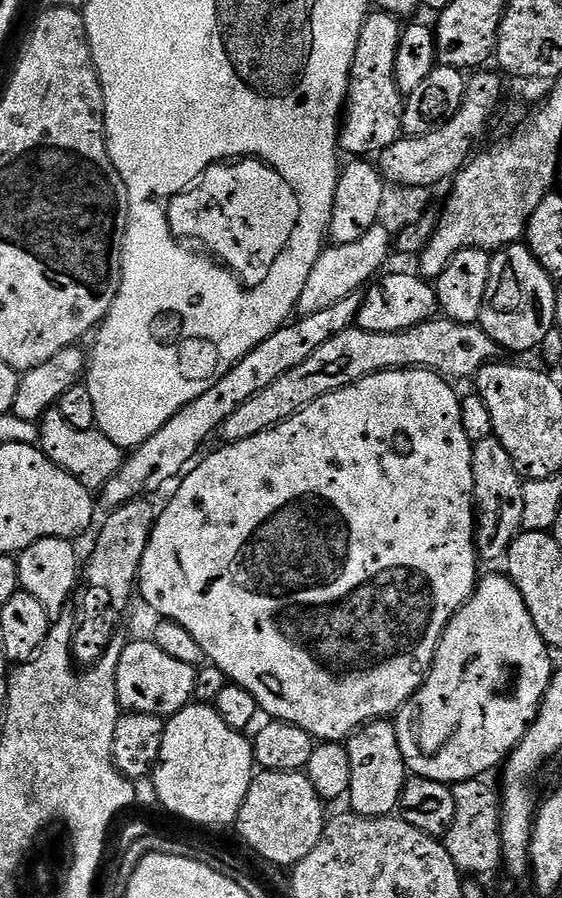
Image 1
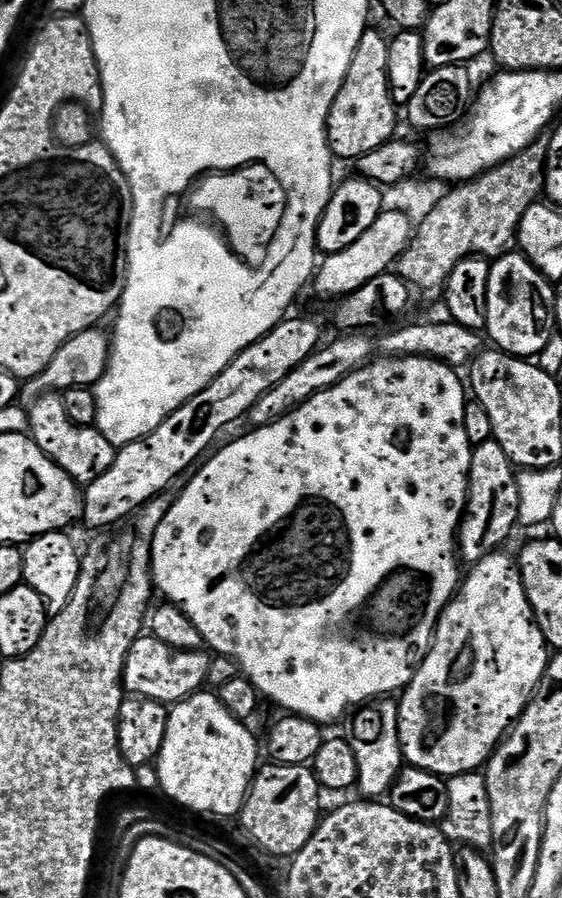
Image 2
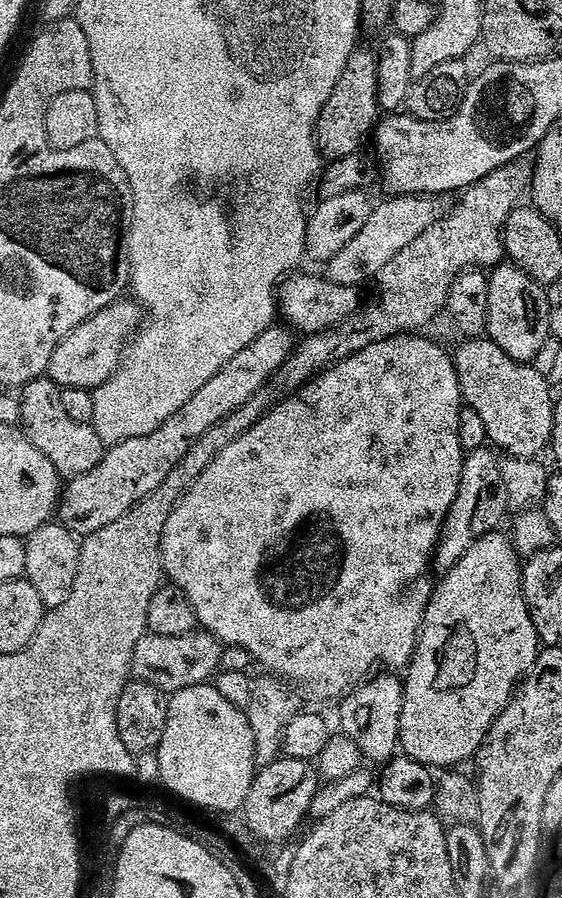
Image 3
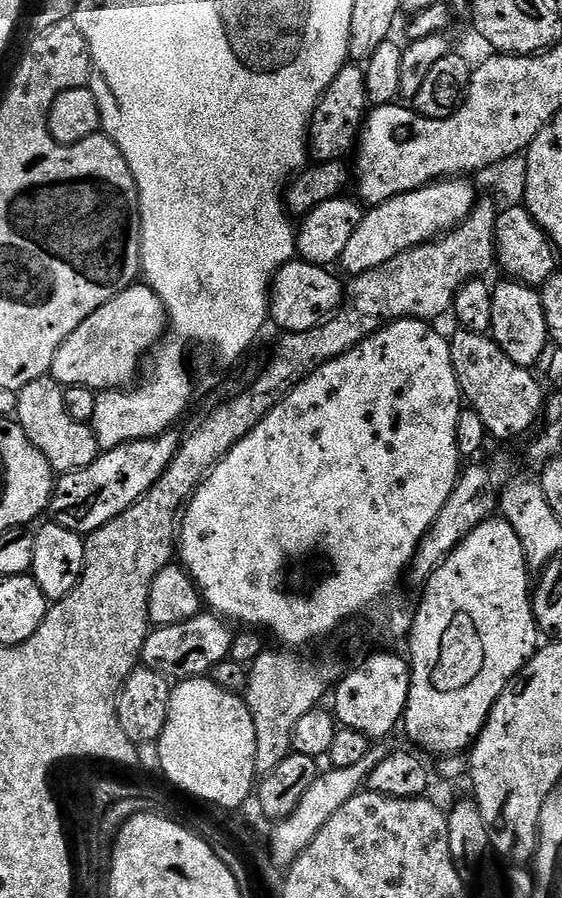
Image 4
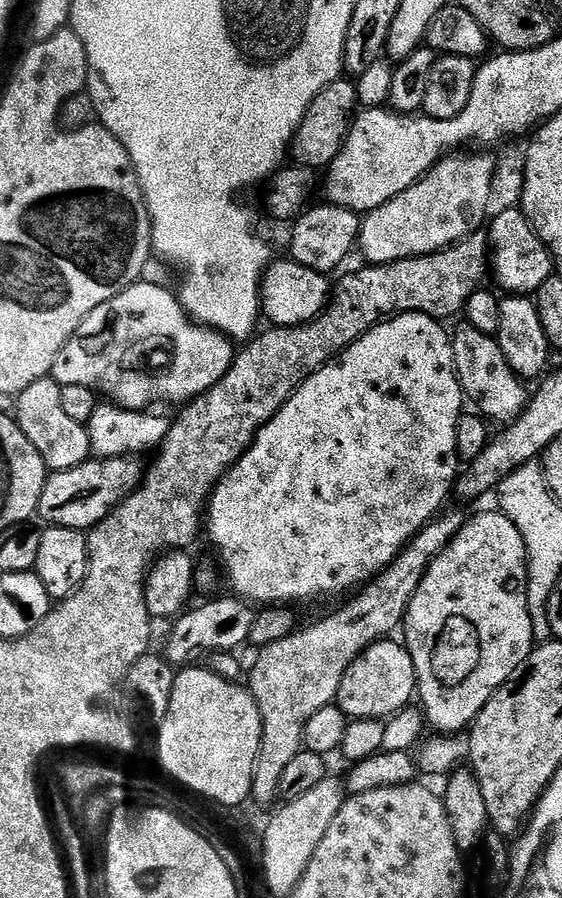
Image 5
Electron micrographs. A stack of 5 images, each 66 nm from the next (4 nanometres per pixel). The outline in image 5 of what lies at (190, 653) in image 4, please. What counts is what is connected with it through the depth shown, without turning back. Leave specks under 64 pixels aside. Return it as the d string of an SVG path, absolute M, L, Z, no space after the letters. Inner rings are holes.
M237 596L229 597L206 602L196 609L195 607L187 609L177 617L164 649L164 655L175 667L184 668L193 665L214 652L235 651L247 643L255 609Z

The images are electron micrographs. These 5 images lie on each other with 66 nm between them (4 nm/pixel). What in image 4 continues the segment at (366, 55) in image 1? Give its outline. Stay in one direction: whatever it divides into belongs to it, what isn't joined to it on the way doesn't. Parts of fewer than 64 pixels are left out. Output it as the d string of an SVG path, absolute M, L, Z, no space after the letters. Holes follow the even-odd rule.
M349 62L317 100L308 126L310 152L317 161L344 160L347 152L349 155L357 147L360 130L364 127L364 117L370 111L366 76L365 69L359 63Z

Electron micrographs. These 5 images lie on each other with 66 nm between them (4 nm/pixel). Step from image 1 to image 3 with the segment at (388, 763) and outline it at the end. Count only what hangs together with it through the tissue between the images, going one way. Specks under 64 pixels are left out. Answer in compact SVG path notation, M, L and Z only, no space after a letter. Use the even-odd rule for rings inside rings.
M376 674L367 682L355 687L343 697L340 708L340 724L343 735L358 742L365 761L372 760L383 766L397 755L400 742L400 719L404 705L405 681L396 674Z

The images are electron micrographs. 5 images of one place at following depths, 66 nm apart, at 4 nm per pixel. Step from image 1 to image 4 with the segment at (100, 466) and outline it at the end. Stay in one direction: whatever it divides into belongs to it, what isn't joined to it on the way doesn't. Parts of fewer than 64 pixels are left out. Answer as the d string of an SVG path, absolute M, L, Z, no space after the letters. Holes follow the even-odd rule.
M51 376L34 378L26 387L20 389L14 419L22 426L26 438L46 458L53 473L77 472L90 466L101 454L101 446L96 434L87 423L75 421L66 410L65 385L59 384Z

